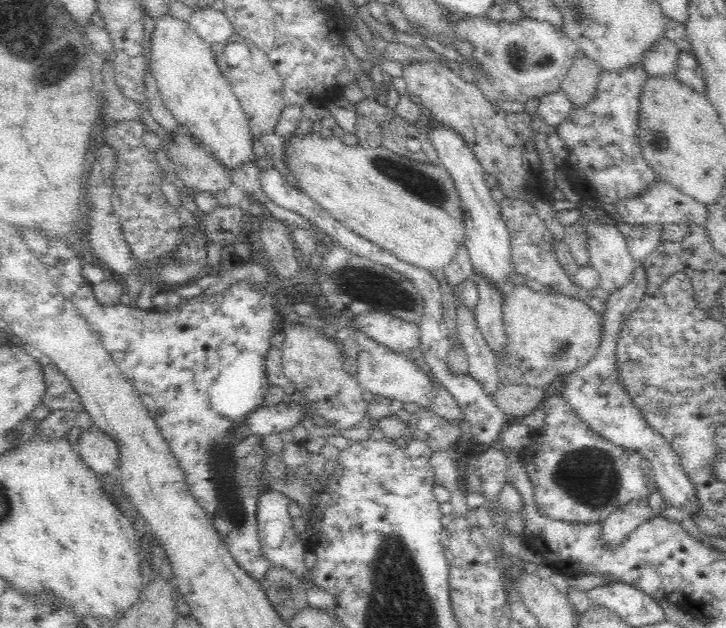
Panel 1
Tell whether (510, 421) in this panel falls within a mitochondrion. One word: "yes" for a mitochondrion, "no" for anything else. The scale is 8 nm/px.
no

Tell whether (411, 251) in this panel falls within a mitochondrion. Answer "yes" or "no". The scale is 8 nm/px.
no

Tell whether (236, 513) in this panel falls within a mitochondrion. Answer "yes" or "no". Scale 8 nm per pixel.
yes

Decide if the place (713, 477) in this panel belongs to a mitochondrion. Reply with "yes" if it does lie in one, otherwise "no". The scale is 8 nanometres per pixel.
no

